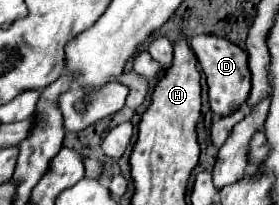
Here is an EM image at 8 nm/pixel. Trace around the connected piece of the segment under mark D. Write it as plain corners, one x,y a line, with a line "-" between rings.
209,33
189,37
189,47
193,49
193,53
207,77
211,111
217,117
237,111
247,101
249,91
251,91
251,73
247,69
247,53
241,47
237,47
235,43
231,43
229,39
209,35

